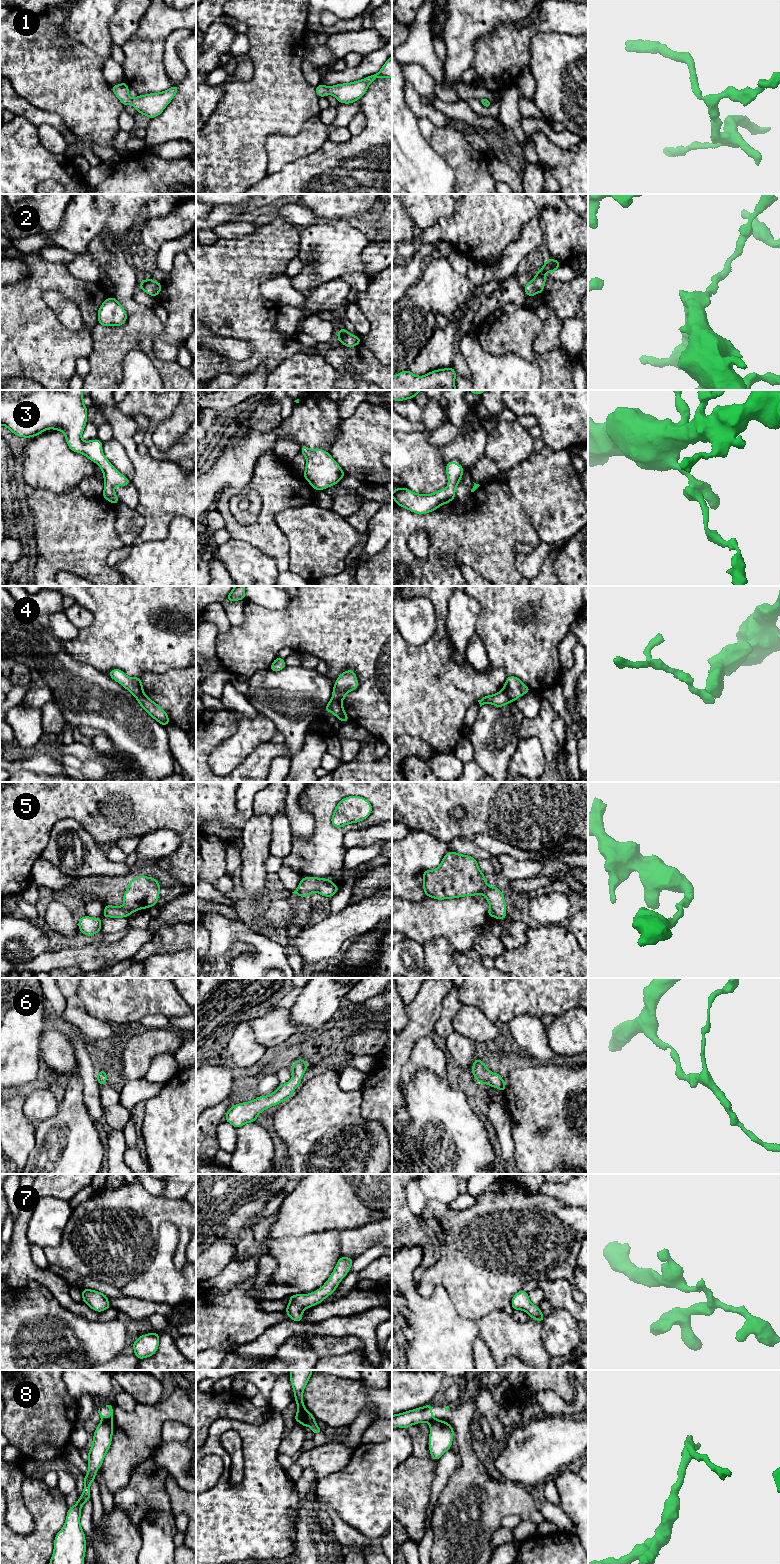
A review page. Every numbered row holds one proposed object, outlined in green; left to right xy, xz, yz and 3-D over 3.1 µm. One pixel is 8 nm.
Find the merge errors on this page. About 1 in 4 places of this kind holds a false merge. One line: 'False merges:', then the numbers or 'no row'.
False merges: 4, 8

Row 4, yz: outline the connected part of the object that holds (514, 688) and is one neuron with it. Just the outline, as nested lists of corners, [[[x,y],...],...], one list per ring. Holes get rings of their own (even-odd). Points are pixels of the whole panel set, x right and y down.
[[[508,676],[503,686],[503,691],[514,702],[520,696],[528,693],[531,689],[527,687],[521,679],[514,676]]]

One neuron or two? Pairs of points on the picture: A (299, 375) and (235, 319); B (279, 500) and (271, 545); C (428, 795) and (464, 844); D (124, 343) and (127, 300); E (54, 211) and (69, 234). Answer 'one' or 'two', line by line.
A: two
B: one
C: two
D: one
E: two

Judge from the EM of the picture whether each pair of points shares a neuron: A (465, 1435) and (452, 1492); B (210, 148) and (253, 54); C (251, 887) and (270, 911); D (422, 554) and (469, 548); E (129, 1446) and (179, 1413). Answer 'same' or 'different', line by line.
A: same
B: same
C: different
D: different
E: same

